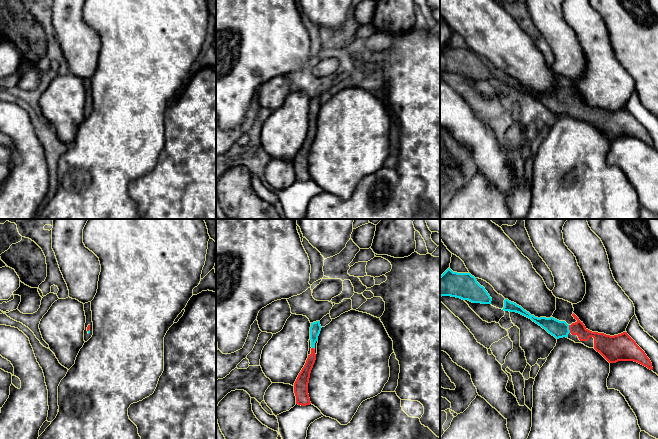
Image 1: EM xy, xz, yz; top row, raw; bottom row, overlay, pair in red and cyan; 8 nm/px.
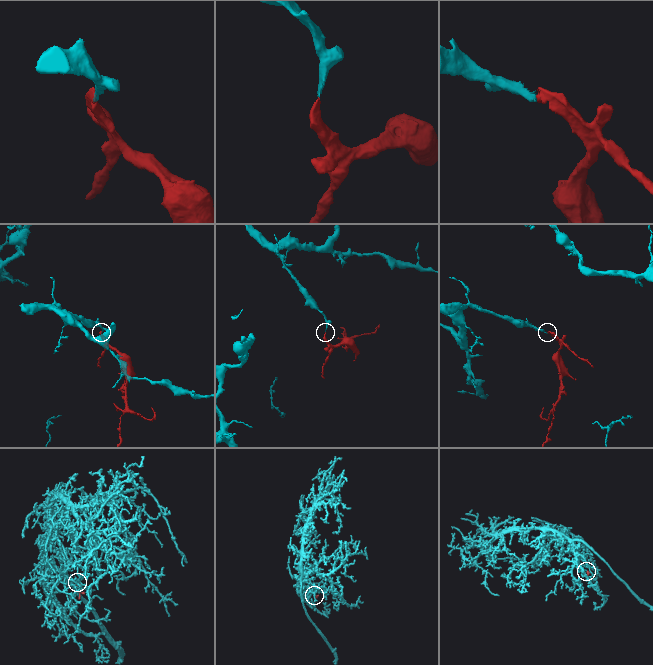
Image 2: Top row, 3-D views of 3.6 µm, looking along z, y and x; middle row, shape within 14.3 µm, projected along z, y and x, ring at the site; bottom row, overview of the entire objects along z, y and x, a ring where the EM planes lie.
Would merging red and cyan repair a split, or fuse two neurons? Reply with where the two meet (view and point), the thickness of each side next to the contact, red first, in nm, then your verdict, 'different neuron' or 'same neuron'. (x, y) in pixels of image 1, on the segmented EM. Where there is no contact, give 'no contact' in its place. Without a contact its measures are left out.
contact yz (569, 329); calibres 110 and 140 nm; same neuron

